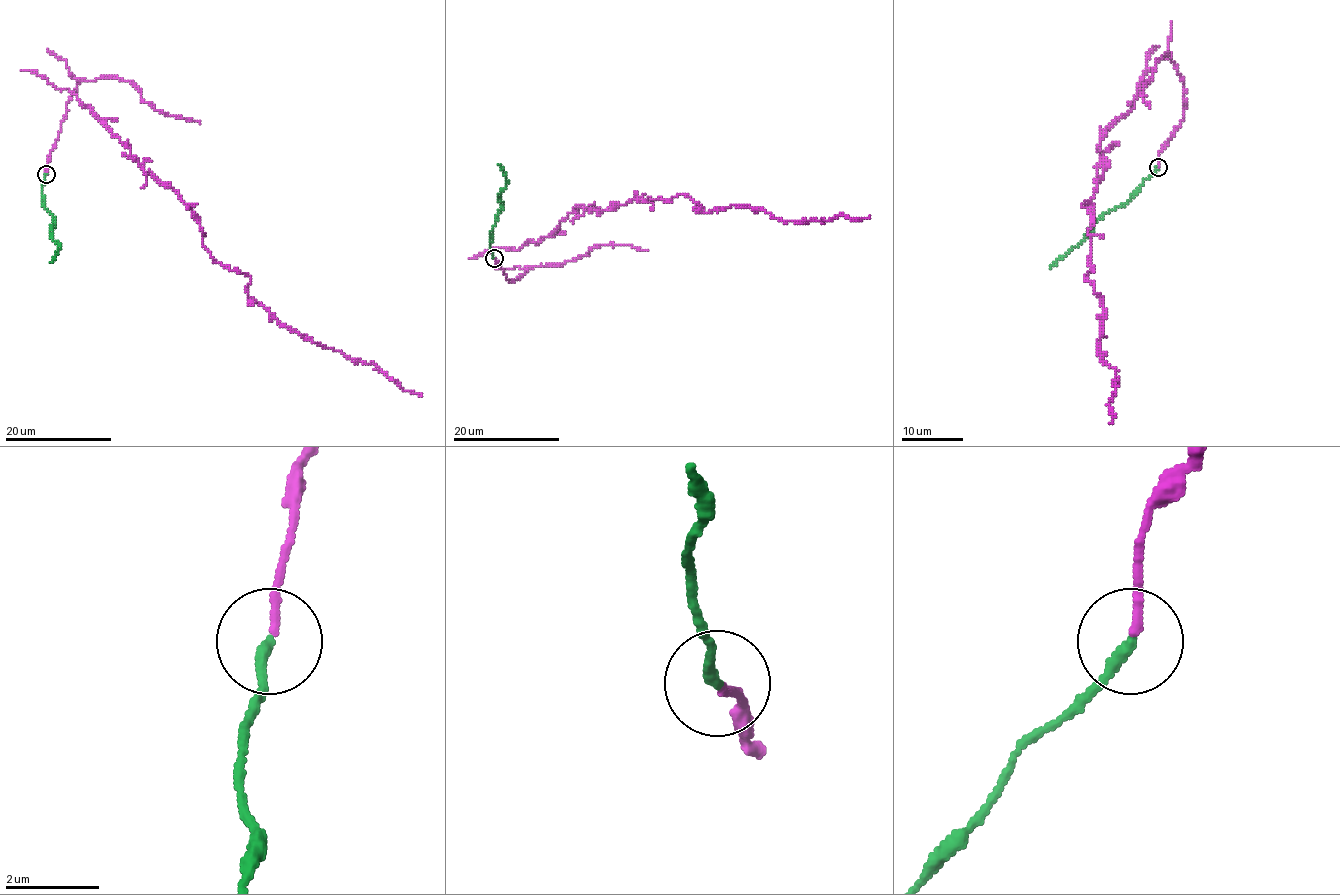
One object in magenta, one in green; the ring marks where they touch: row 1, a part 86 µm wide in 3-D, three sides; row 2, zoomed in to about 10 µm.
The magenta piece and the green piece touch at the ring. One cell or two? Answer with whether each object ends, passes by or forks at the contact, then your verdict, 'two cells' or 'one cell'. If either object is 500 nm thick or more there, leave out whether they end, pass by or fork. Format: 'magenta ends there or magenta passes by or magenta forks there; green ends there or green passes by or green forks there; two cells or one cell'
magenta ends there; green ends there; two cells

